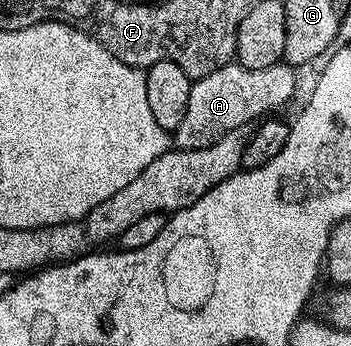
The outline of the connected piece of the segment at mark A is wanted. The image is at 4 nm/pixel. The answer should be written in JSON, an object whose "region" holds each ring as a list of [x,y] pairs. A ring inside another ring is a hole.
{"region":[[[231,61],[208,73],[208,77],[193,80],[184,121],[172,133],[173,146],[184,150],[204,149],[224,137],[226,131],[240,129],[261,120],[267,113],[277,112],[274,110],[284,106],[298,87],[294,75],[297,75],[295,68],[285,62],[268,69],[248,69]]]}

